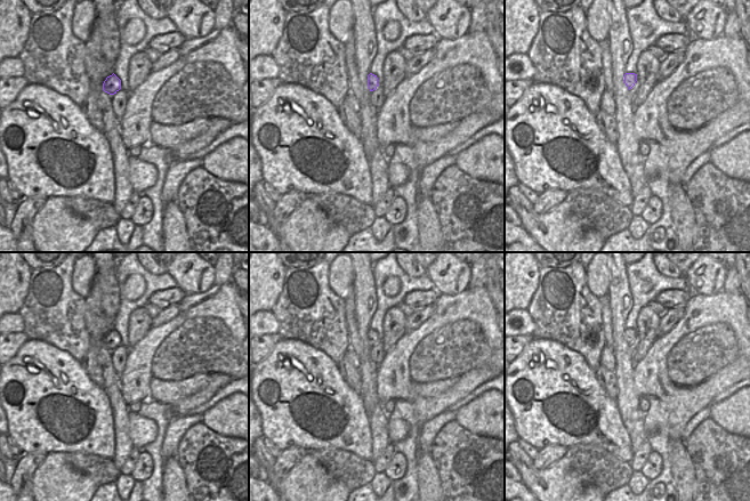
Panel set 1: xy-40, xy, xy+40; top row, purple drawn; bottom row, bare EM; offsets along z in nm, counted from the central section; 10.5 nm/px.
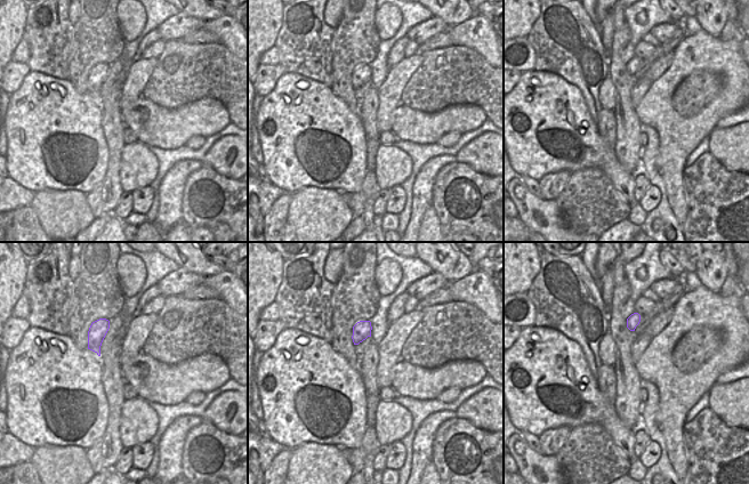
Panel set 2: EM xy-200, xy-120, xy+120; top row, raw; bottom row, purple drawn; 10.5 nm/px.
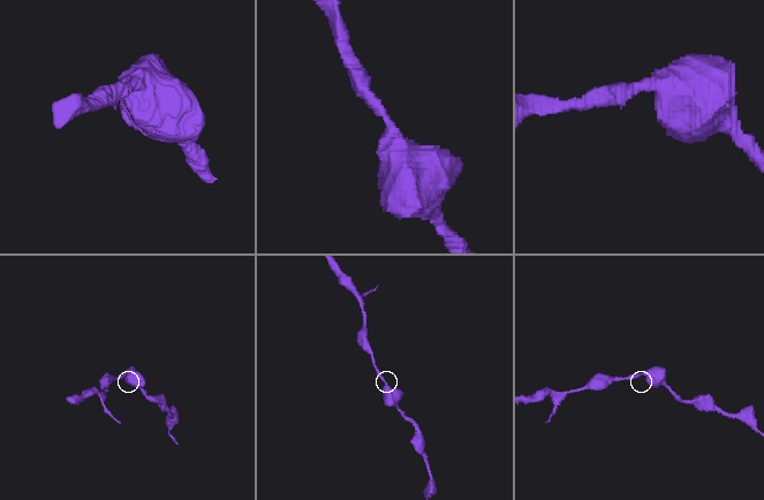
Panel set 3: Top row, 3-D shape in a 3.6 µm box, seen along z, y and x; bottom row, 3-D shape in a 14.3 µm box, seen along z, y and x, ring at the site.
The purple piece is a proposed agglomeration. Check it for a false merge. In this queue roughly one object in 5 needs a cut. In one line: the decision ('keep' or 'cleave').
keep

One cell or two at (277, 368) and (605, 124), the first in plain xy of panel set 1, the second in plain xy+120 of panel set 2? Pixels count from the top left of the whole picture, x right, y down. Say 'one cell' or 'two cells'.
two cells

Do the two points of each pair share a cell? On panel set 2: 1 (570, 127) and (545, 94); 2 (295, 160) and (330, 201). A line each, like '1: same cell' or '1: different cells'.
1: same cell
2: different cells

